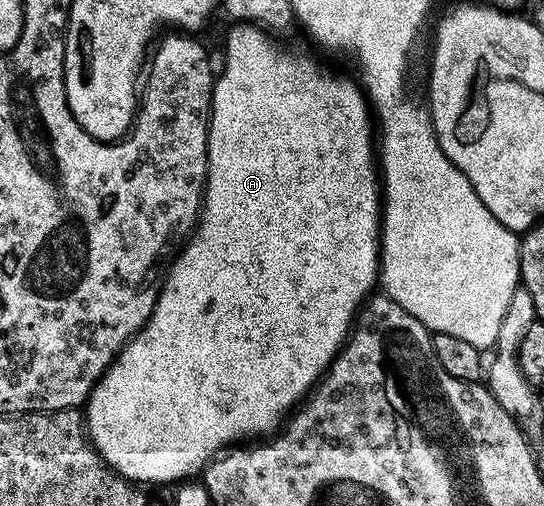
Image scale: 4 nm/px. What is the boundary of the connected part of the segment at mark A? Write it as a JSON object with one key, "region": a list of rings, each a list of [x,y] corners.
{"region":[[[242,21],[226,35],[226,64],[222,71],[217,72],[214,81],[214,94],[210,101],[210,118],[208,130],[210,136],[206,142],[206,185],[202,197],[202,210],[198,222],[189,239],[177,252],[176,258],[169,264],[164,278],[158,288],[158,300],[148,317],[148,321],[139,331],[123,345],[121,353],[114,359],[114,363],[104,372],[98,384],[92,389],[89,399],[84,404],[84,418],[86,430],[95,451],[110,468],[119,475],[129,479],[131,483],[147,485],[146,483],[174,483],[189,480],[203,470],[211,459],[215,458],[223,449],[229,449],[243,441],[258,441],[263,437],[270,437],[283,426],[284,420],[301,404],[302,400],[318,386],[319,379],[326,374],[339,351],[346,346],[346,340],[350,338],[350,332],[354,326],[355,318],[368,296],[375,290],[380,279],[380,232],[382,230],[382,192],[380,190],[380,167],[376,162],[376,127],[372,122],[372,108],[359,84],[353,78],[345,79],[342,75],[325,75],[312,60],[306,55],[282,55],[282,51],[276,44],[270,43],[271,36],[263,28]]]}

